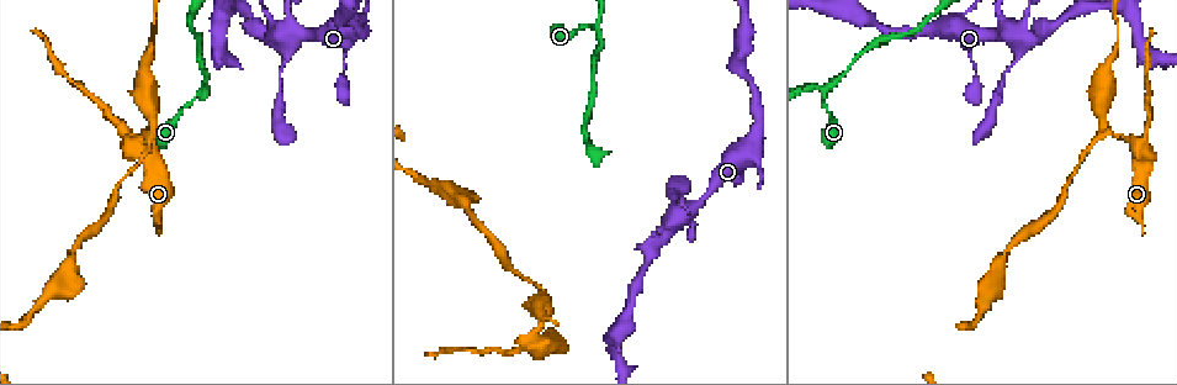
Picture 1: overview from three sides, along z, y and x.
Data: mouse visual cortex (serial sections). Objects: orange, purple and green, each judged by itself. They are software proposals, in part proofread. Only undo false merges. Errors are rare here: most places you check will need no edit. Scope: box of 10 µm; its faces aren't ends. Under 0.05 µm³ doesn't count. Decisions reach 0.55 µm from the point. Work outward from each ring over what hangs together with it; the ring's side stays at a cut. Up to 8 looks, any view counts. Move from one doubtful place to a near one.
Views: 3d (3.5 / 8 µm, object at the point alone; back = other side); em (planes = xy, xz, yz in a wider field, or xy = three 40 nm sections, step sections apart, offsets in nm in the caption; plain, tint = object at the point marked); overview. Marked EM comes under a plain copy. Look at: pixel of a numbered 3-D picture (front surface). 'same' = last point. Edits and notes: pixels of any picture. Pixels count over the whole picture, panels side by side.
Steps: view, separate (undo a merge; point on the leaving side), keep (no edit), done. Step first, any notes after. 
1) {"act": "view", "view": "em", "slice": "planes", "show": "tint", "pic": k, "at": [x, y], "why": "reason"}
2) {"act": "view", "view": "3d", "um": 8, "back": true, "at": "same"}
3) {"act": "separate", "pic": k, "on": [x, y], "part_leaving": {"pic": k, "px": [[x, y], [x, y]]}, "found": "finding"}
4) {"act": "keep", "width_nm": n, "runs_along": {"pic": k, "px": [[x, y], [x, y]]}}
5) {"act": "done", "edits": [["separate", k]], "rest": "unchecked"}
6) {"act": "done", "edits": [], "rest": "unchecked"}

{"act": "view", "view": "3d", "um": 3.5, "pic": 1, "at": [595, 29], "why": "three-way junction"}

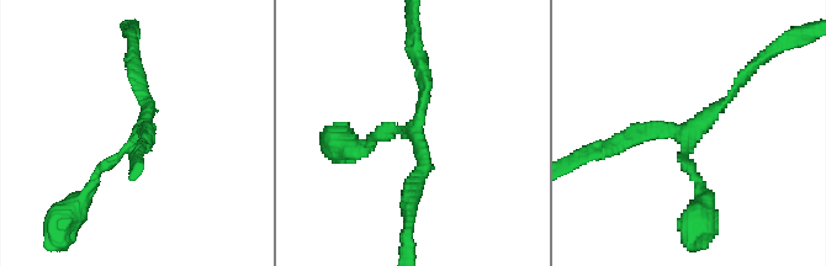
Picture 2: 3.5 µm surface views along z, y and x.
{"act": "view", "view": "em", "slice": "xy", "step": 2, "show": "tint", "pic": 2, "at": [133, 135], "arms": 3, "arm_widths_nm": [150, 150, 150]}

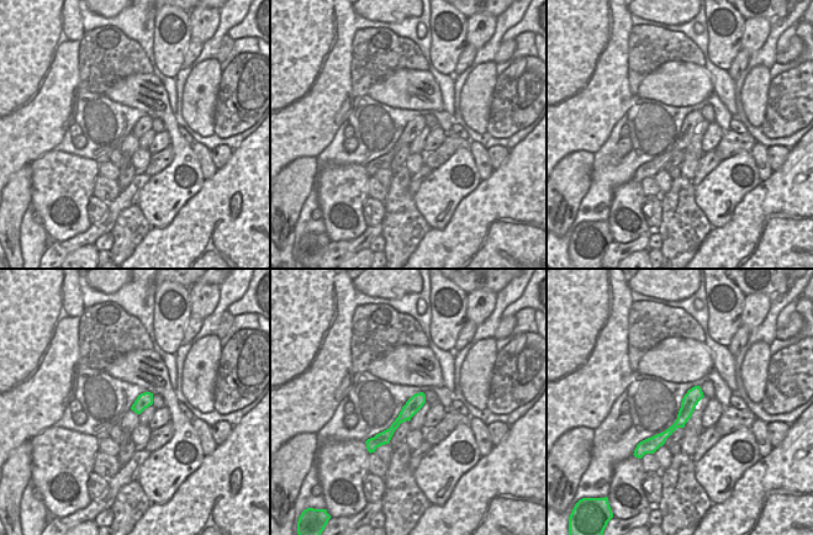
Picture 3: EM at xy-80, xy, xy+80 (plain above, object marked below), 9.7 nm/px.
{"act": "keep", "found": "all the same cell"}

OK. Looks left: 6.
{"act": "view", "view": "3d", "um": 3.5, "pic": 1, "at": [136, 148], "why": "side arm on a straight run"}

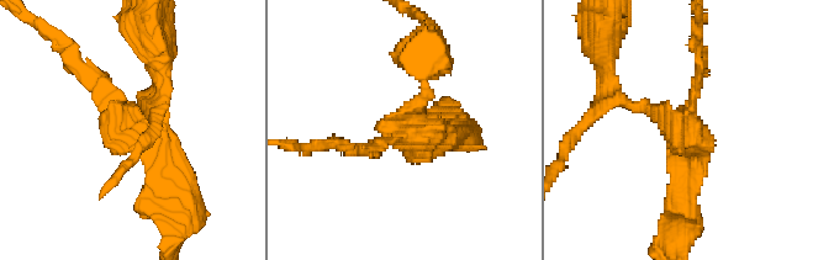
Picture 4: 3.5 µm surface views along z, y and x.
{"act": "view", "view": "em", "slice": "xy", "step": 5, "show": "tint", "pic": 4, "at": [130, 133], "arms": 3, "arm_widths_nm": [150, 150, 400]}

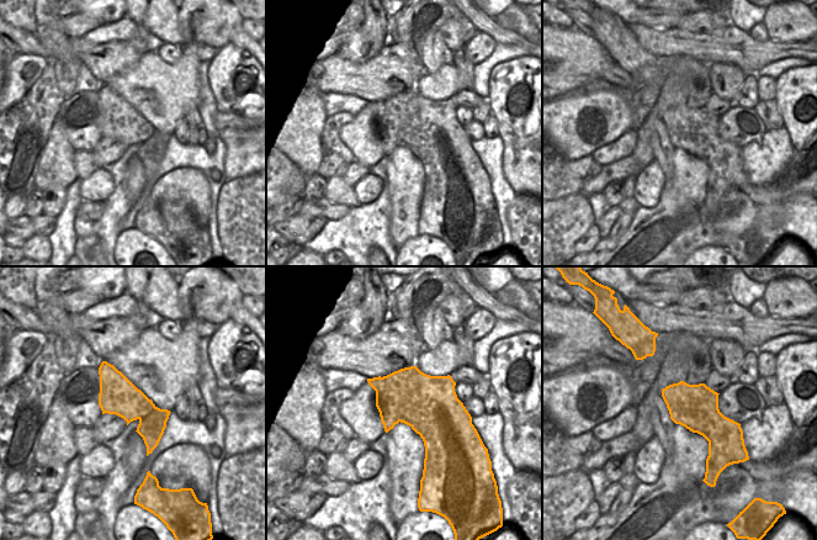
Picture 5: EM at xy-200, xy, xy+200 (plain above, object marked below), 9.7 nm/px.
{"act": "view", "view": "em", "slice": "planes", "show": "tint", "at": "same", "why": "cut it another way"}

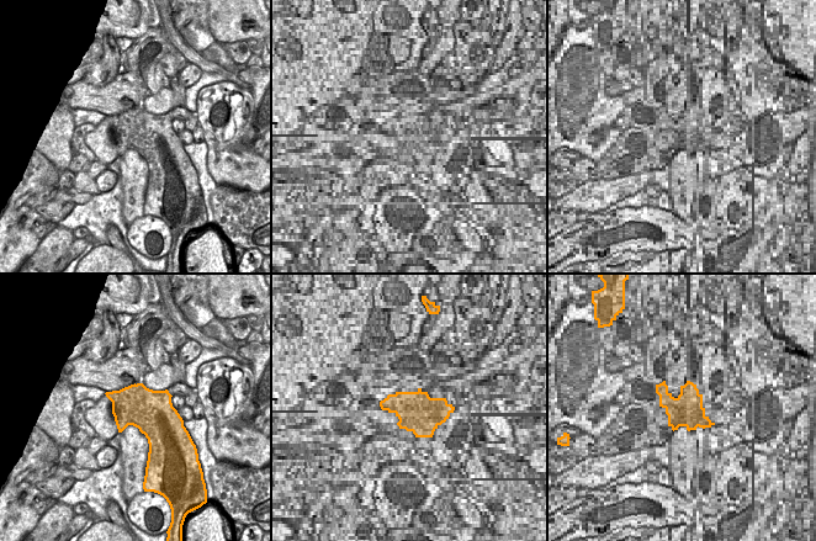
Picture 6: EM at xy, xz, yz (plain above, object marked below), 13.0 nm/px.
{"act": "separate", "pic": 4, "on": [626, 102], "part_leaving": {"pic": 4, "px": [[674, 128], [627, 102], [585, 125]]}, "found": "a second cell is stuck on"}

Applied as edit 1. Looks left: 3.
{"act": "view", "view": "3d", "um": 3.5, "pic": 1, "at": [1007, 32], "why": "abrupt turn"}

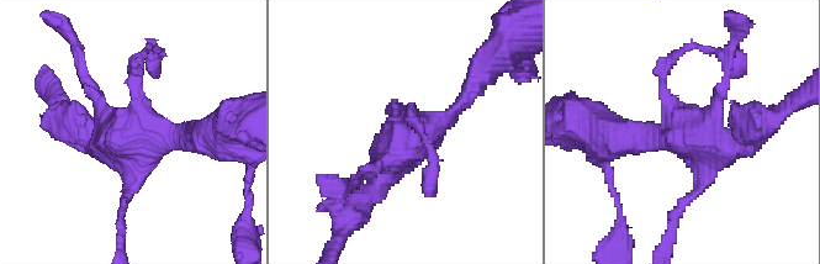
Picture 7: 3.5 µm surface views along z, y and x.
{"act": "keep", "runs_along": {"pic": 7, "px": [[463, 100], [349, 207]]}, "found": "one cell here"}

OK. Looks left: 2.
{"act": "done", "edits": [["separate", 4]], "rest": "unchecked"}

